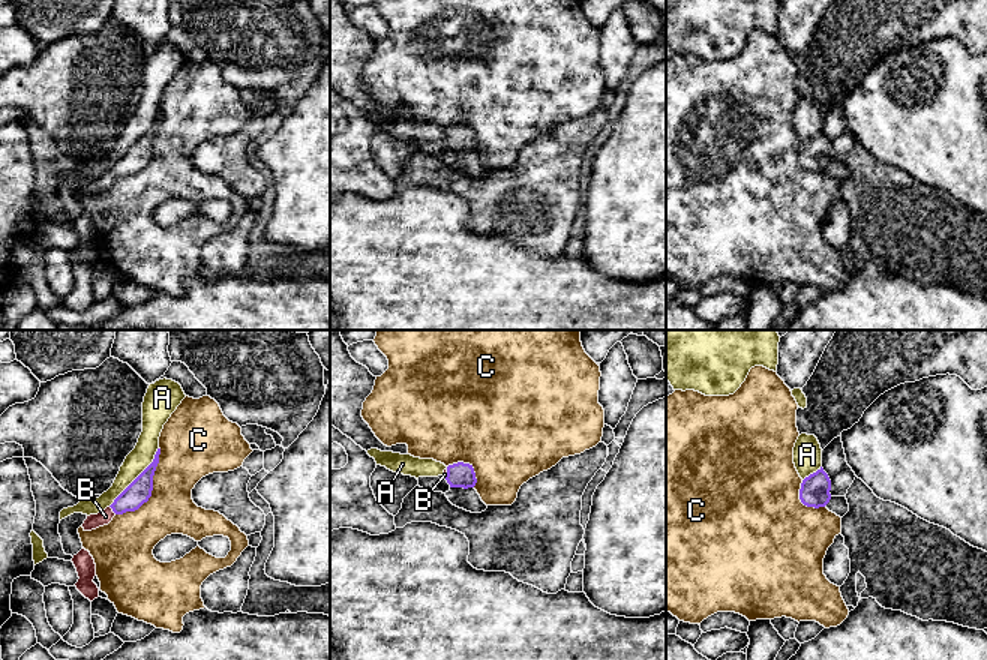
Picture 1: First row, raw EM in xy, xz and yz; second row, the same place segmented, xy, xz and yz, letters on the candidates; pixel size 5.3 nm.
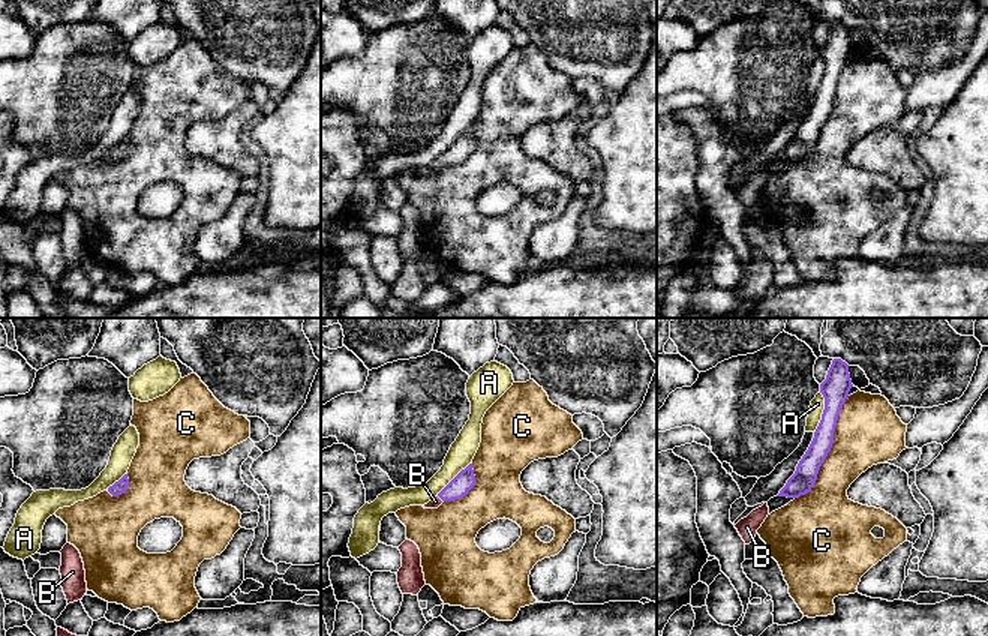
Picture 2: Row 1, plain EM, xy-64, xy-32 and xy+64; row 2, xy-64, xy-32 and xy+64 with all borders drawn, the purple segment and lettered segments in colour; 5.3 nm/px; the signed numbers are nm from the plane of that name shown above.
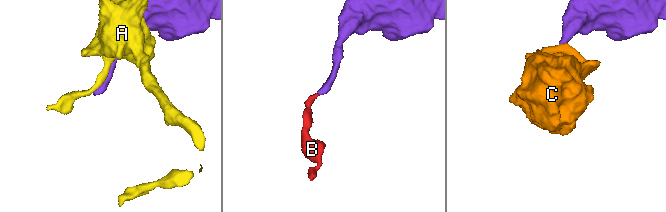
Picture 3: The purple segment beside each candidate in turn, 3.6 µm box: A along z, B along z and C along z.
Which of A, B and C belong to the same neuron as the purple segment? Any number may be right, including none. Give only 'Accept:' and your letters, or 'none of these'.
Accept: B

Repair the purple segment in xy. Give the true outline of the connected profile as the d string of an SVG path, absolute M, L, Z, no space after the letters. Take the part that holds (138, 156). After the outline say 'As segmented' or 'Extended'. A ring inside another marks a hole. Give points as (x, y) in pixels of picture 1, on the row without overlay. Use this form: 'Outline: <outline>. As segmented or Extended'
Outline: M160 112L153 126L114 164L114 166L98 178L90 178L82 188L84 195L108 189L116 178L138 174L148 165L153 154L153 140L159 128Z. Extended

